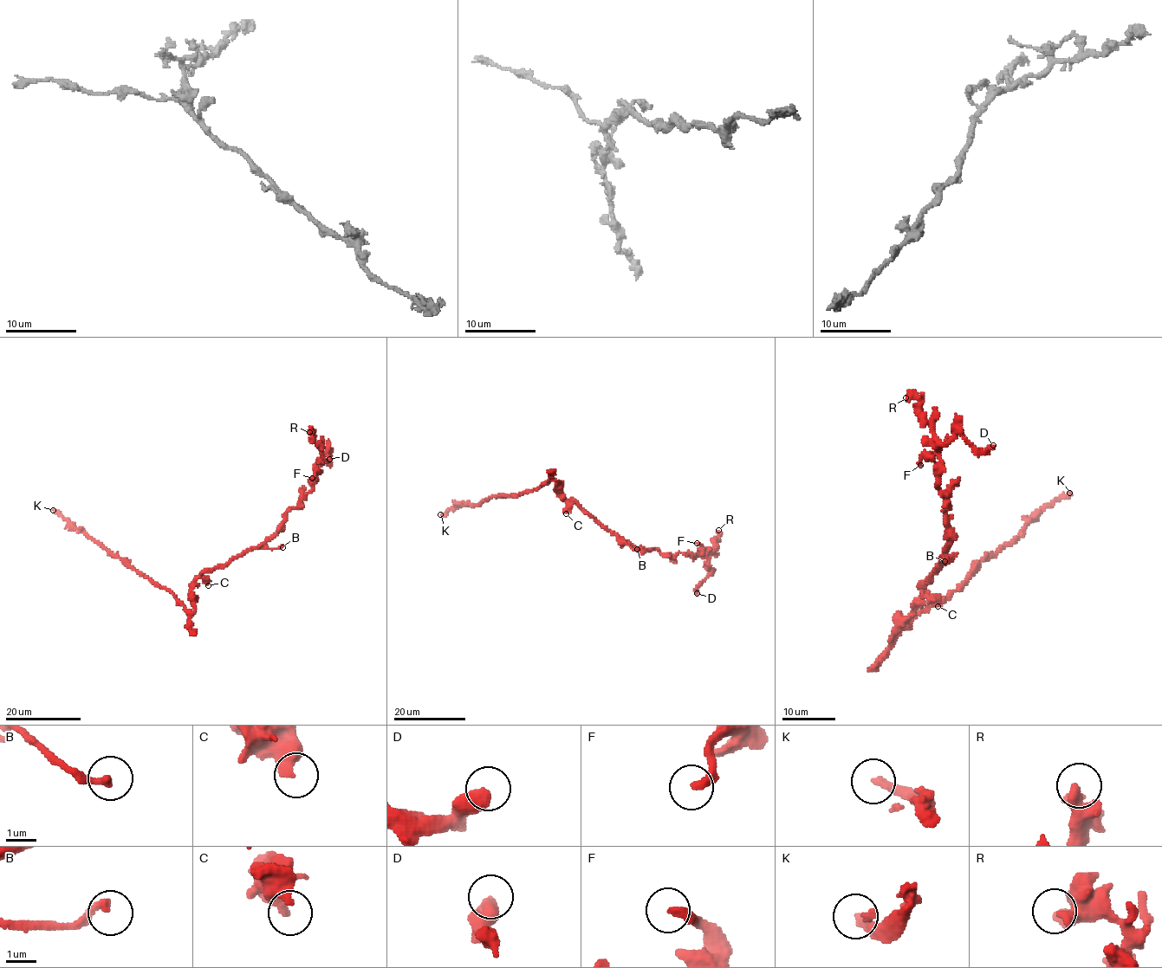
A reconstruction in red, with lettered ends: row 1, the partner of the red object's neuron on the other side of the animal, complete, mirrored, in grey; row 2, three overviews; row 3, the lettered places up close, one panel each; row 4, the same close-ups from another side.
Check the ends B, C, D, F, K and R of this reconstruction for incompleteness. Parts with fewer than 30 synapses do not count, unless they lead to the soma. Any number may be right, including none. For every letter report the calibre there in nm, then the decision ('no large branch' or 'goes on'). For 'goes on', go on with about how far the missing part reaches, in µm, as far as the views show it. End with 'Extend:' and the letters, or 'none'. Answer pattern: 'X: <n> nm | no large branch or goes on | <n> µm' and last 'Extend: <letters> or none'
B: 240 nm | no large branch
C: 420 nm | no large branch
D: 550 nm | no large branch
F: 320 nm | no large branch
K: 340 nm | goes on | 30 µm
R: 320 nm | no large branch
Extend: K

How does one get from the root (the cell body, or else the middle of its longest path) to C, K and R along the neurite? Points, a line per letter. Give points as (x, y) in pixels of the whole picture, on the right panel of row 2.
C: (915, 609), (925, 593), (938, 606)
K: (915, 609), (891, 638), (922, 611), (962, 588), (978, 563), (1019, 537), (1035, 514), (1069, 493)
R: (915, 609), (950, 530), (947, 500), (938, 486), (938, 438), (919, 402), (905, 397)

